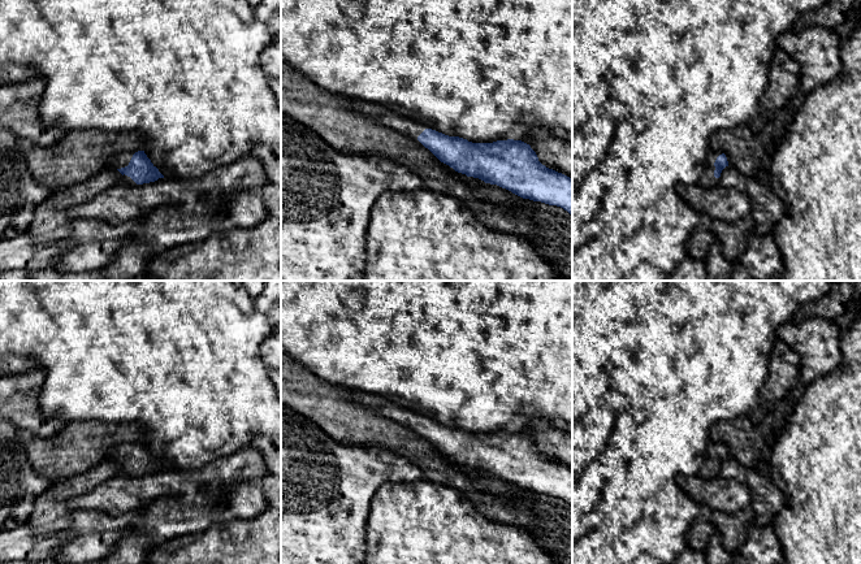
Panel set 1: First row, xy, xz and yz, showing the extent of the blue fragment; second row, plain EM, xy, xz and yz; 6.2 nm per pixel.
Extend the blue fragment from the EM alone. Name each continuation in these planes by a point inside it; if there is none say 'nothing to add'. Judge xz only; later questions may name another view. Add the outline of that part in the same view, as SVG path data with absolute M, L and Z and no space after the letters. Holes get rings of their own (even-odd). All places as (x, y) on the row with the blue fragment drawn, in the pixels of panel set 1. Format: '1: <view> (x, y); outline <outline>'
1: xz (385, 116); outline M354 99L351 108L359 113L376 118L380 123L382 123L386 127L394 129L402 134L408 135L415 142L419 142L417 136L425 129L429 129L428 126L420 122L416 122L415 120L410 117L403 117L393 112L388 107L377 104L377 103L368 103L364 100Z

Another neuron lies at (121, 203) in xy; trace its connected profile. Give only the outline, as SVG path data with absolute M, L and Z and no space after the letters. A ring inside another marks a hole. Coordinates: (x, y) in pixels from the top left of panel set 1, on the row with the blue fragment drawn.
M251 153L202 178L159 178L155 182L137 186L117 183L91 200L73 207L68 211L68 216L118 225L138 220L151 211L176 207L185 192L211 195L216 190L259 190L268 182L271 179L263 162Z

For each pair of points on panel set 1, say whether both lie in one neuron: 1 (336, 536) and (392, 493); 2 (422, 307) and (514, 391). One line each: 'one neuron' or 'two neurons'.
1: two neurons
2: one neuron

